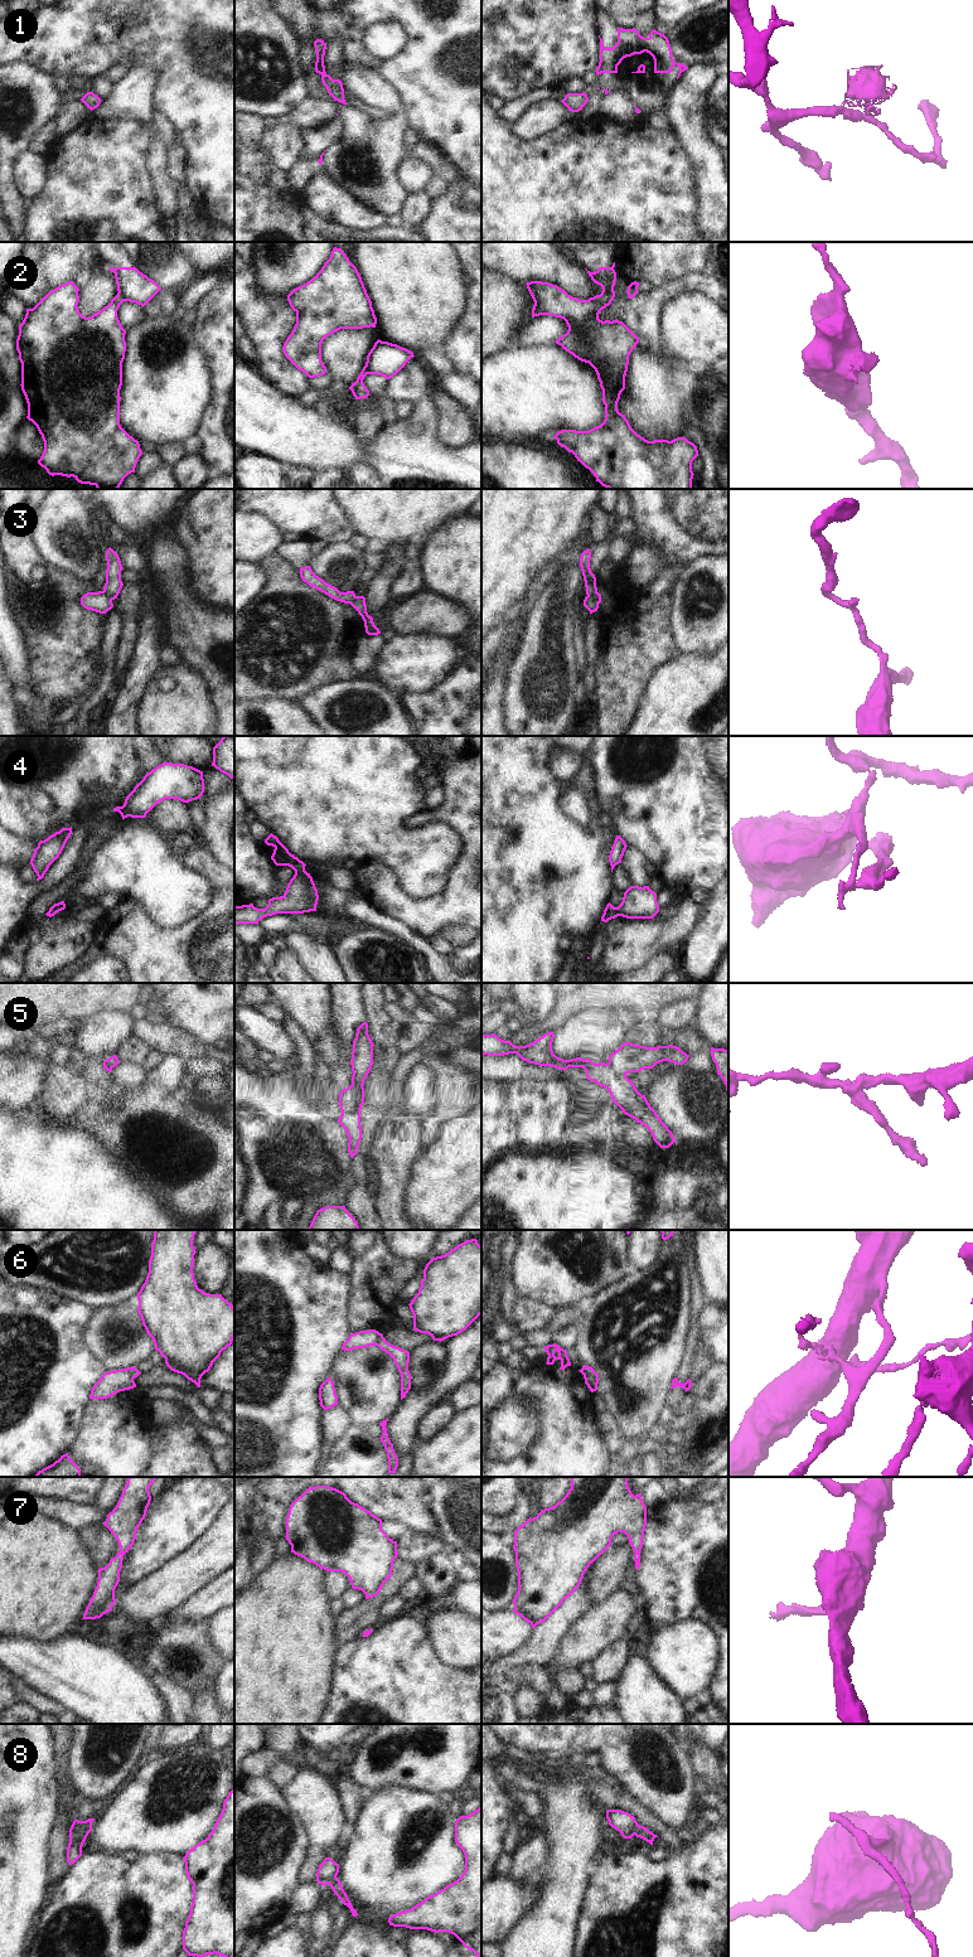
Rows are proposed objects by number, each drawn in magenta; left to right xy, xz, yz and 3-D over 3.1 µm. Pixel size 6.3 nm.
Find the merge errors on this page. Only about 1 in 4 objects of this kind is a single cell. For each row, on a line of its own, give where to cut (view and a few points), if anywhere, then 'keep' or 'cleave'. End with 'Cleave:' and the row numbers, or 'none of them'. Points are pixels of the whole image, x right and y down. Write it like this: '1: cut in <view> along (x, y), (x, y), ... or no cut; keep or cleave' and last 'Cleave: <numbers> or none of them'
1: cut in yz along (582, 92), (585, 95); cleave
2: cut in yz along (613, 289), (600, 295); cleave
3: cut in yz along (587, 595), (599, 602); cleave
4: cut in xz along (304, 870), (295, 872); cleave
5: cut in xz along (352, 1084), (361, 1105); cleave
6: cut in yz along (584, 1374), (598, 1383); cleave
7: no cut; keep
8: cut in yz along (638, 1825), (635, 1835); cleave
Cleave: 1, 2, 3, 4, 5, 6, 8

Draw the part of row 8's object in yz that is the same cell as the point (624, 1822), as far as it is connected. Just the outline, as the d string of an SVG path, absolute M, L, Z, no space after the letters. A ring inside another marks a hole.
M607 1810L606 1818L609 1825L618 1830L624 1839L636 1836L635 1827L638 1822L634 1816L621 1810Z

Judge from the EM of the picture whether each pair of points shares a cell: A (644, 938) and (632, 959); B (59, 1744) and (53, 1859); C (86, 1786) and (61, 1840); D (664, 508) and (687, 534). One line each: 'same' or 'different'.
A: same
B: same
C: different
D: same

